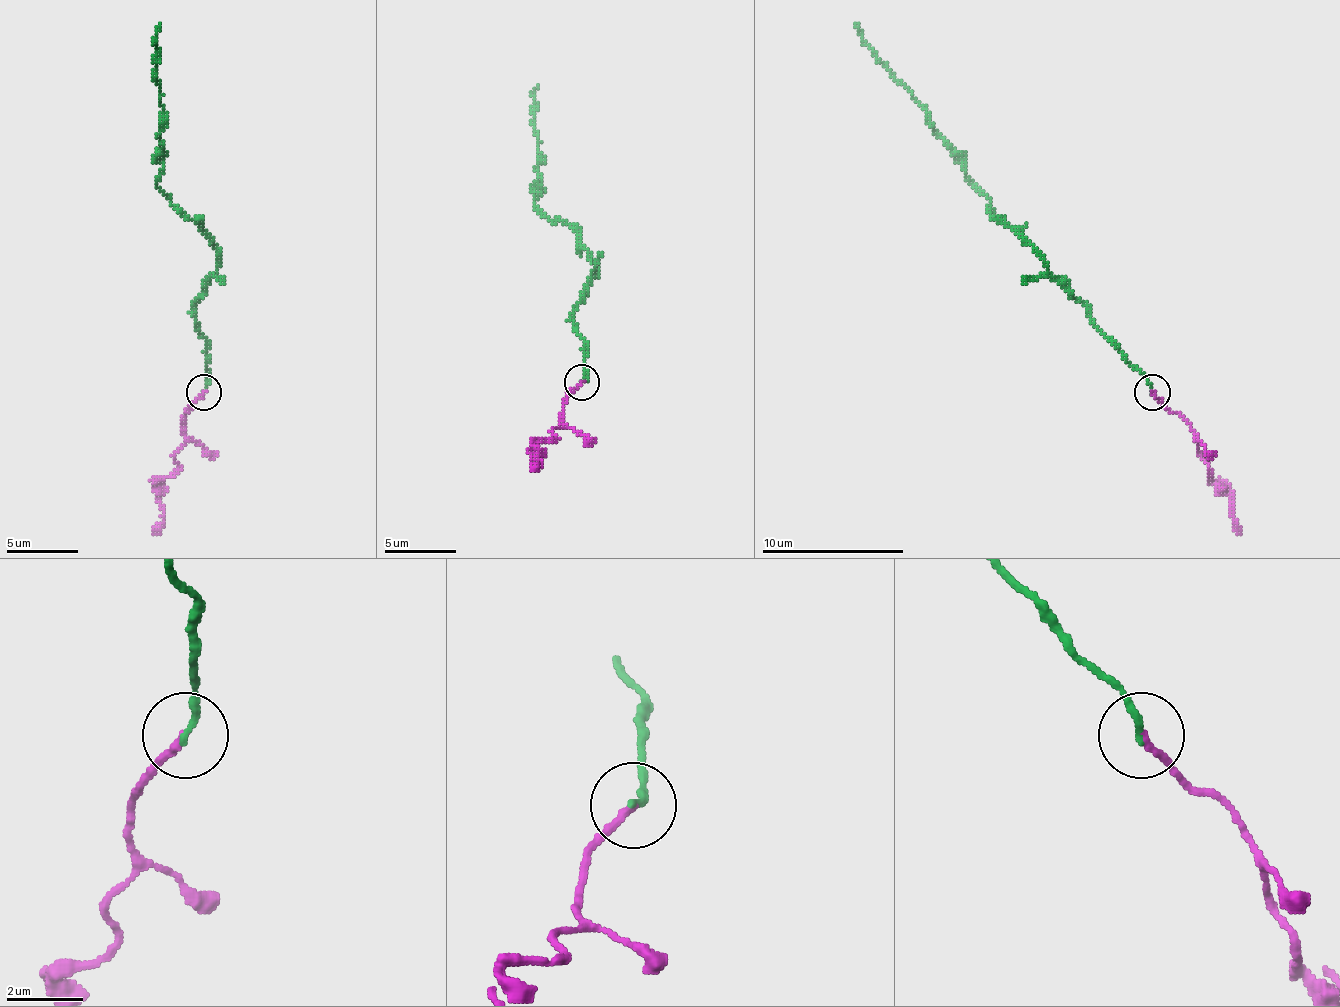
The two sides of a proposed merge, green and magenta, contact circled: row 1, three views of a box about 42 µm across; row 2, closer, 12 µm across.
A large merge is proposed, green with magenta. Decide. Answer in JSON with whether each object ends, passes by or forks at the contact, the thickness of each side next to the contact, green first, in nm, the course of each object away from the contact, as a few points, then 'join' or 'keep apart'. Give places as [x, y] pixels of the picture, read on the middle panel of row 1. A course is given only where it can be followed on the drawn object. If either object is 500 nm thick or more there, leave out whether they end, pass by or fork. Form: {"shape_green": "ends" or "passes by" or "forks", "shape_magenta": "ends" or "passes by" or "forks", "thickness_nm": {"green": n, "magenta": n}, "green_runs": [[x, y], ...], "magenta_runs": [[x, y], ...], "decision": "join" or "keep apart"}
{"shape_green": "ends", "shape_magenta": "ends", "thickness_nm": {"green": 180, "magenta": 200}, "green_runs": [[581, 381], [584, 338], [574, 306], [595, 263], [566, 224], [534, 206], [538, 85]], "magenta_runs": [[581, 381], [563, 402], [563, 420], [552, 431], [556, 438], [538, 445], [538, 460], [541, 463], [531, 470]], "decision": "join"}

